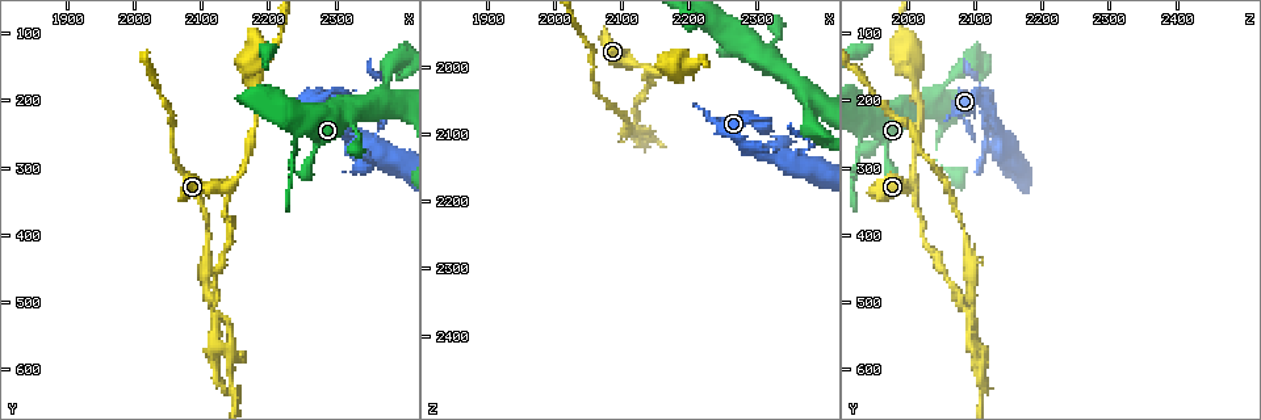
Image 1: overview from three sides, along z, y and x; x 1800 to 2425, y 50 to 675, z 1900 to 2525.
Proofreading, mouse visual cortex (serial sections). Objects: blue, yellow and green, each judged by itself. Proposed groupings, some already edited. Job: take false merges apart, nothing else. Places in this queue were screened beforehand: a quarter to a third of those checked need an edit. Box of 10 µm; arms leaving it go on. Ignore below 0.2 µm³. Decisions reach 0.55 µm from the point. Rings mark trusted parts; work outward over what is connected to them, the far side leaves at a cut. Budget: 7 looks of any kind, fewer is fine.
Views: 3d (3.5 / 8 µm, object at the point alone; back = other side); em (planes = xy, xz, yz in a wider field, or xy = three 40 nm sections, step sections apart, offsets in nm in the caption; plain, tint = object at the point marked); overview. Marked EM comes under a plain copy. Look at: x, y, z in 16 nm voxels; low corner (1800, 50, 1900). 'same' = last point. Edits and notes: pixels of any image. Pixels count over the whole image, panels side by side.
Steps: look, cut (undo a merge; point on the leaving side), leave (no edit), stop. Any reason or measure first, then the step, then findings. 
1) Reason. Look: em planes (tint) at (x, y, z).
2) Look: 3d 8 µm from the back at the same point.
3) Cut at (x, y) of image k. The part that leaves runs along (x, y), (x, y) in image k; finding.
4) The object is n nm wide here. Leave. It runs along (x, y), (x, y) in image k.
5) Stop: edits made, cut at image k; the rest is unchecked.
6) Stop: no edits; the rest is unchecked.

Thick turns thin. Look: 3d 3.5 µm at (2375, 185, 2050).

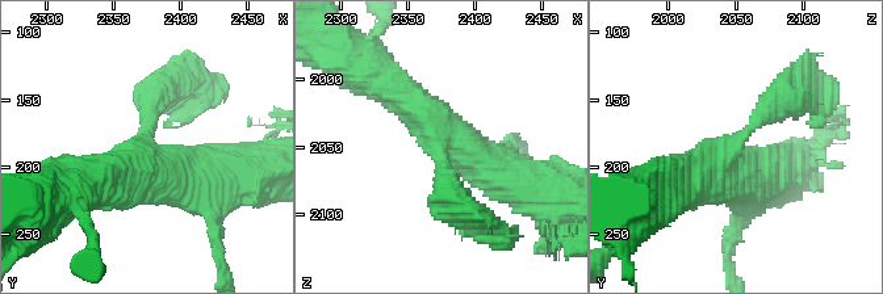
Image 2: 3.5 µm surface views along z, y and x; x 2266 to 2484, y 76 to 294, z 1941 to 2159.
3 arms meet here; the arms are 200, 500, 600 nm wide. Look: em planes (tint) at (2372, 184, 2048).

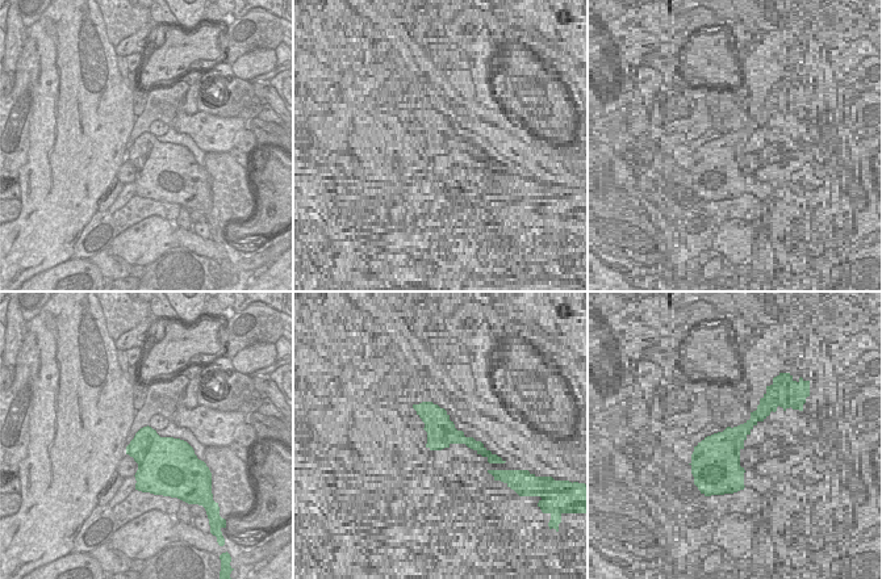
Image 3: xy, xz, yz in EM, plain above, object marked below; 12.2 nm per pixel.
Leave. It runs along (368, 67), (481, 162), (501, 162) in image 2; all the same cell.

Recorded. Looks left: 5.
Arms part here. Look: 3d 3.5 µm at (2140, 330, 2000).

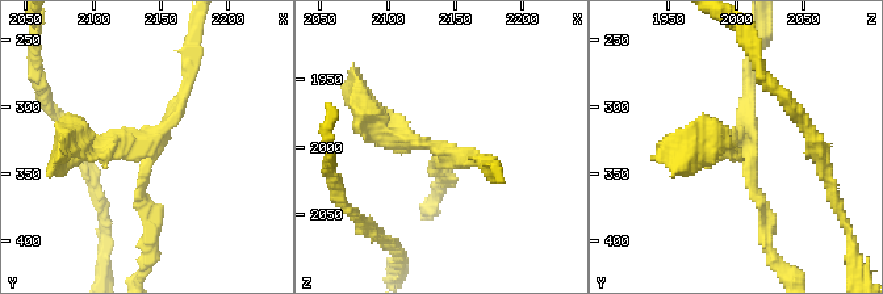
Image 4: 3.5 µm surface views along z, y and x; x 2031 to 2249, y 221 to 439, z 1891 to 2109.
Need the tissue. Look: em xy step 1 (tint) at (2144, 328, 2002).

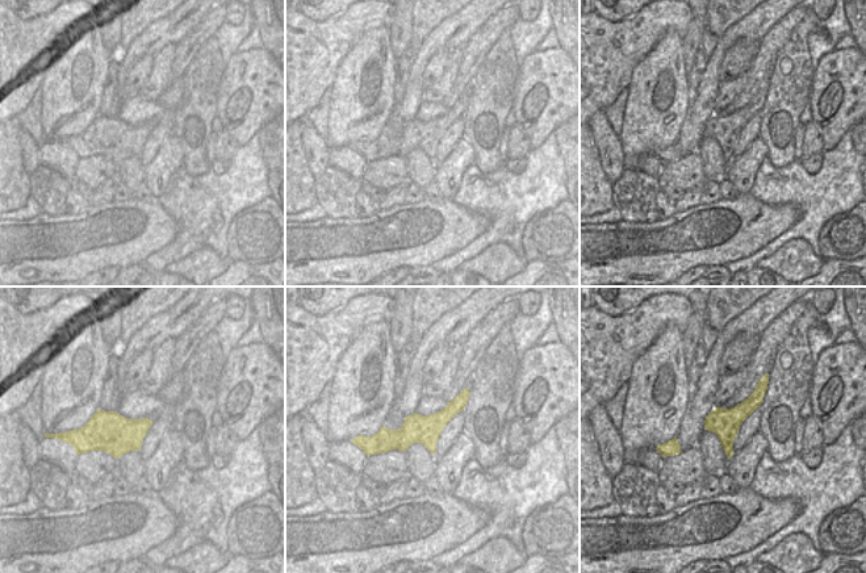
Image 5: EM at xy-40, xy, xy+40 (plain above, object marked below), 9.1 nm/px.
Leave. It runs along (465, 393), (429, 429), (376, 442) in image 5; all the same cell.

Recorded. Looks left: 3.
Sharp bend. Look: 3d 3.5 µm at (2125, 490, 2075).

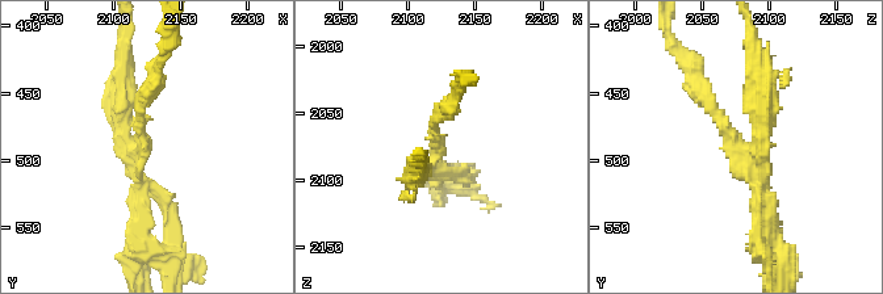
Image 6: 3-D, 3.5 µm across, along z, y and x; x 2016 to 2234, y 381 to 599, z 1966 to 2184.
Look: em xy step 1 (tint) at (2122, 490, 2076).

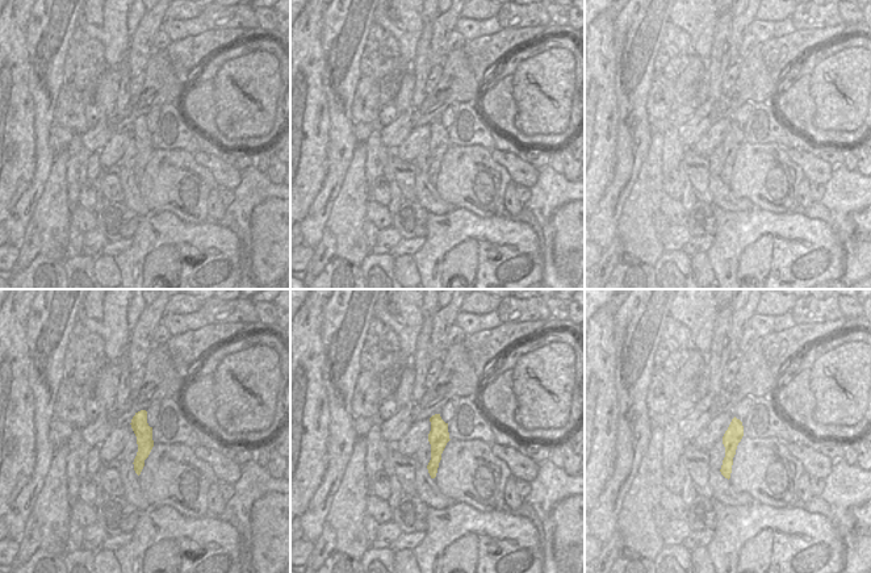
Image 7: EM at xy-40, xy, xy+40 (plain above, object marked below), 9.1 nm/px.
Cut it another way. Look: em xy step 5 (tint) at the same point.

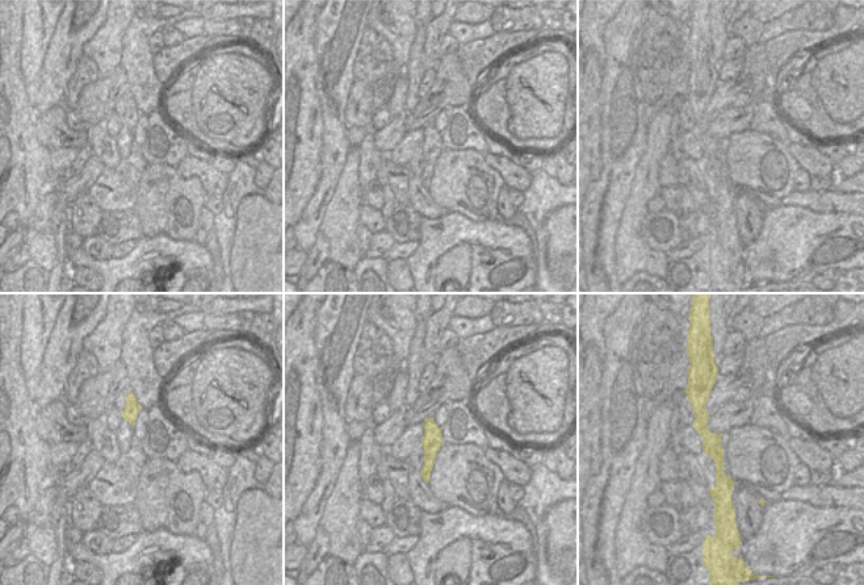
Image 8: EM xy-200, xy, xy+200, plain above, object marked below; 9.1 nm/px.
Cut at (199, 264) of image 6. The part that leaves runs along (132, 150), (120, 134), (128, 37) in image 6; two cells meet here.

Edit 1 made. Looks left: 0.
Stop: edits made, cut at image 6; the rest is unchecked.

